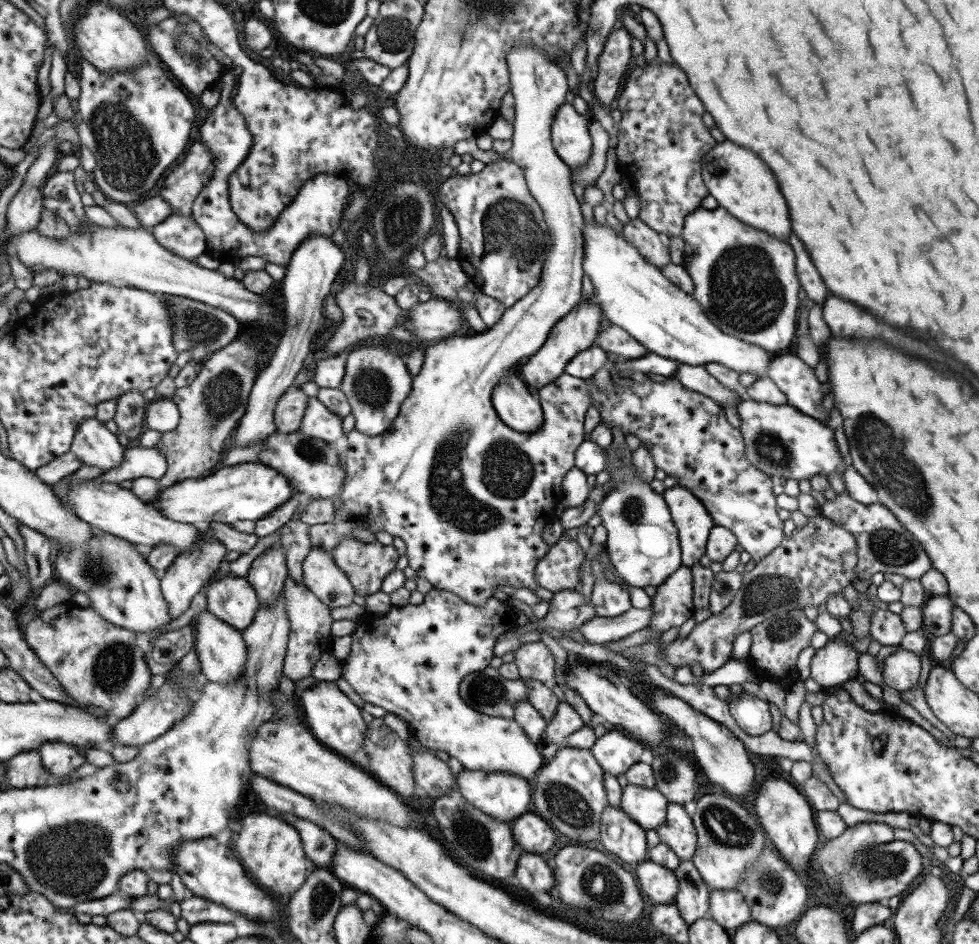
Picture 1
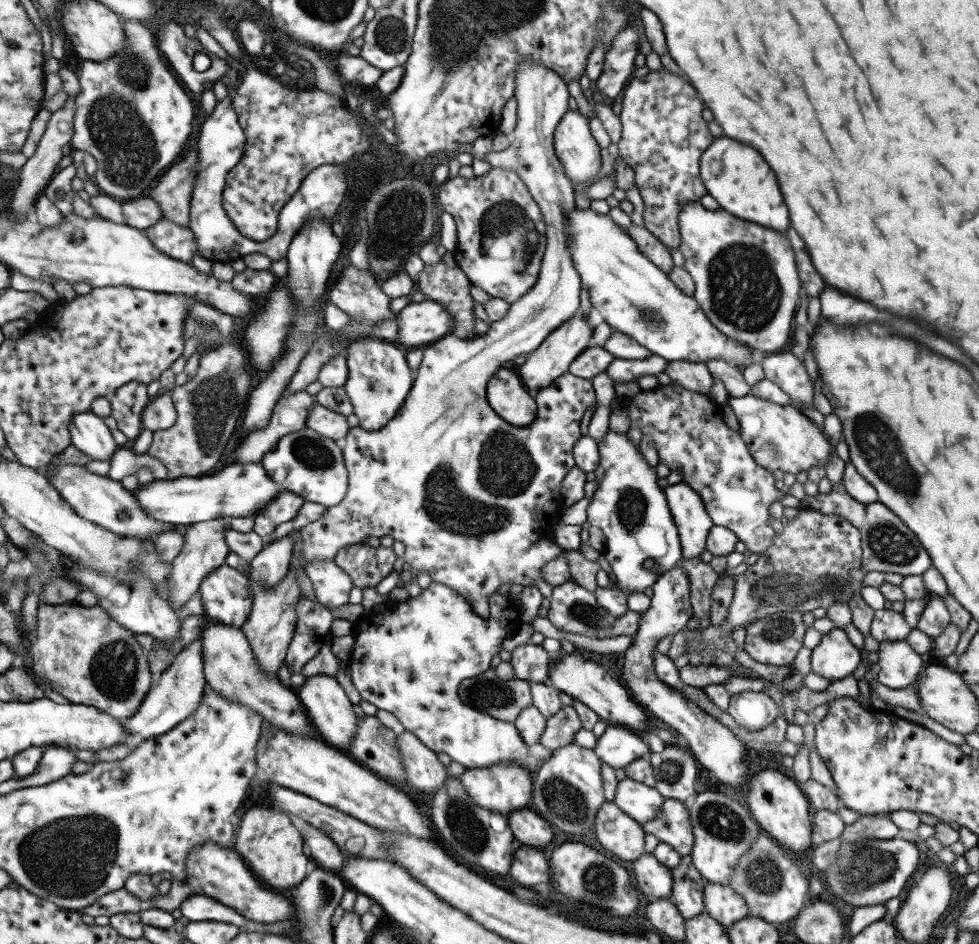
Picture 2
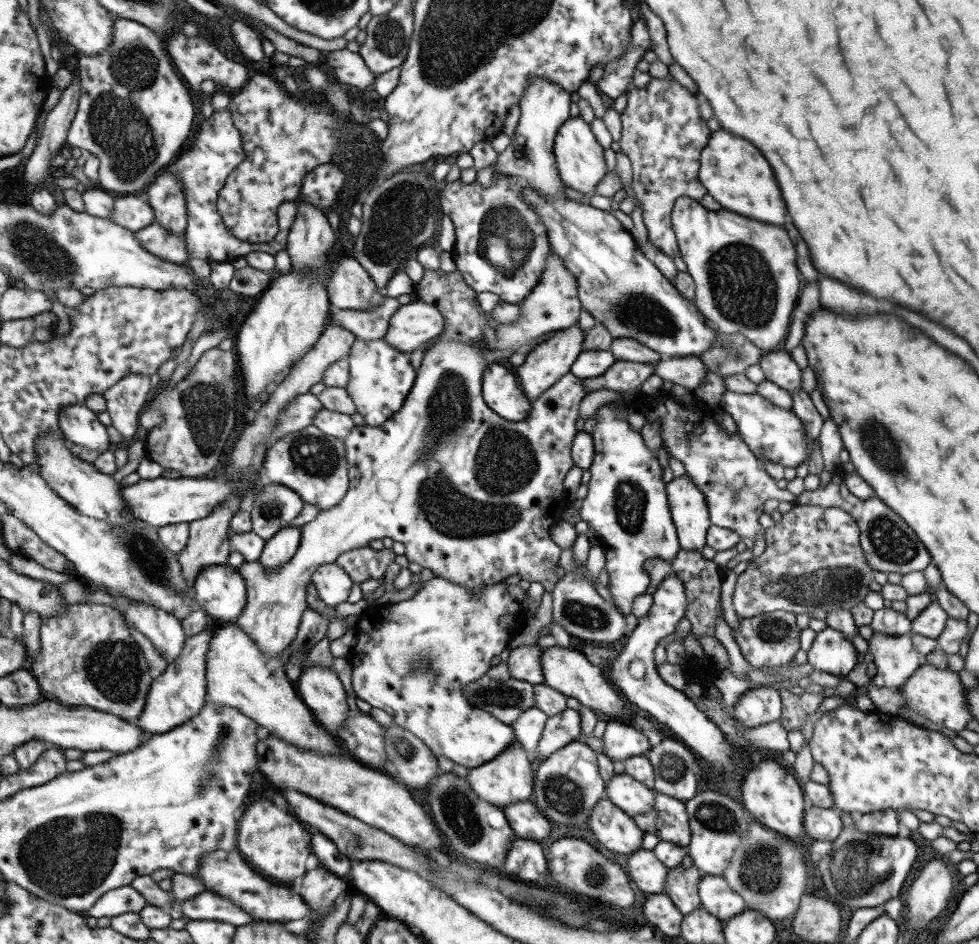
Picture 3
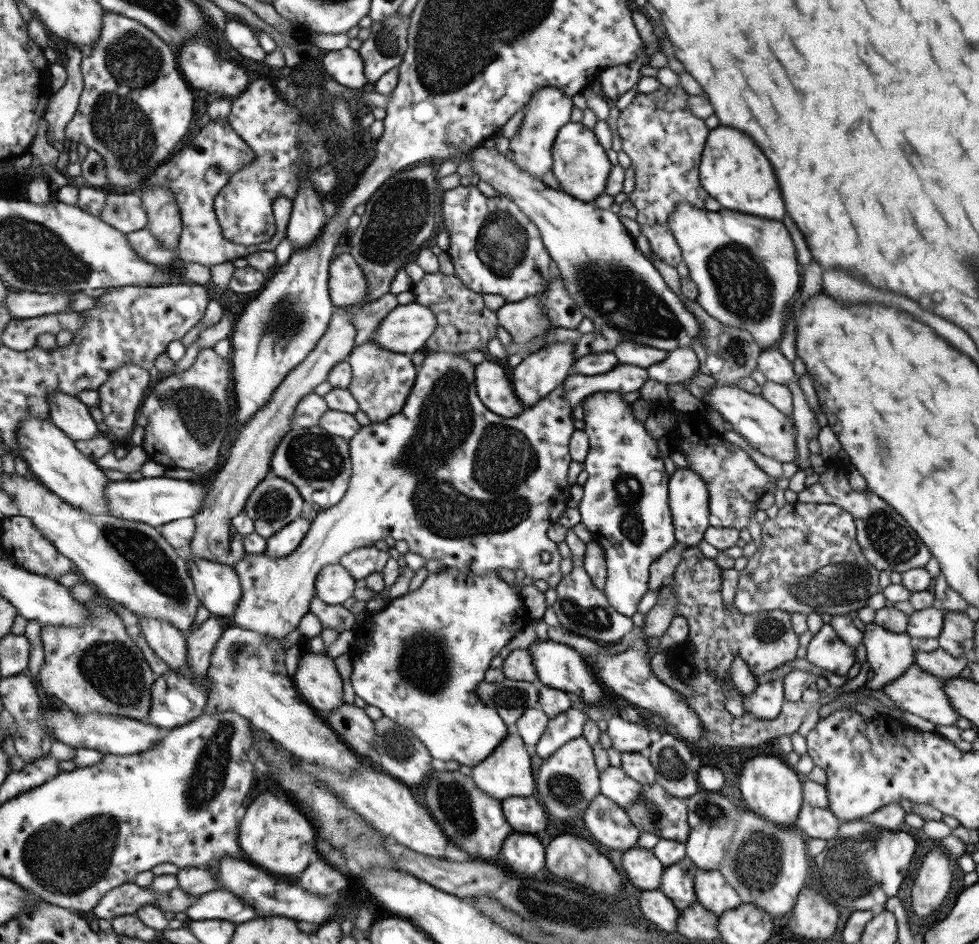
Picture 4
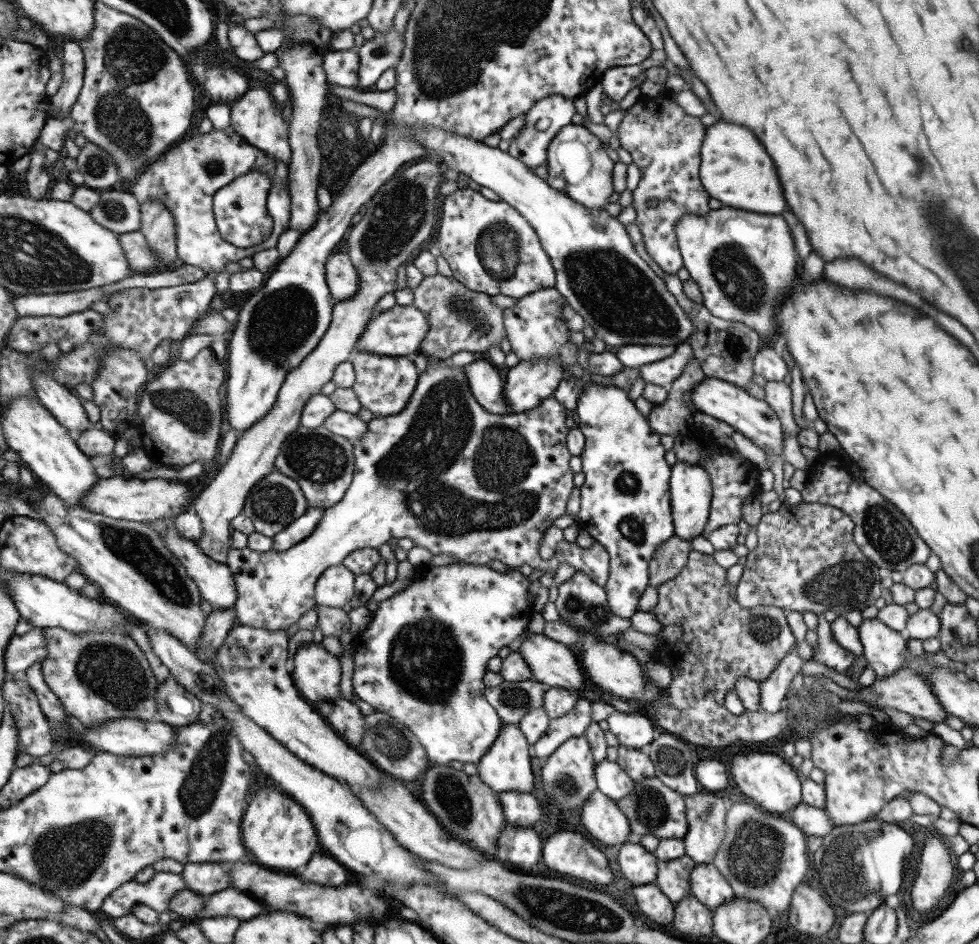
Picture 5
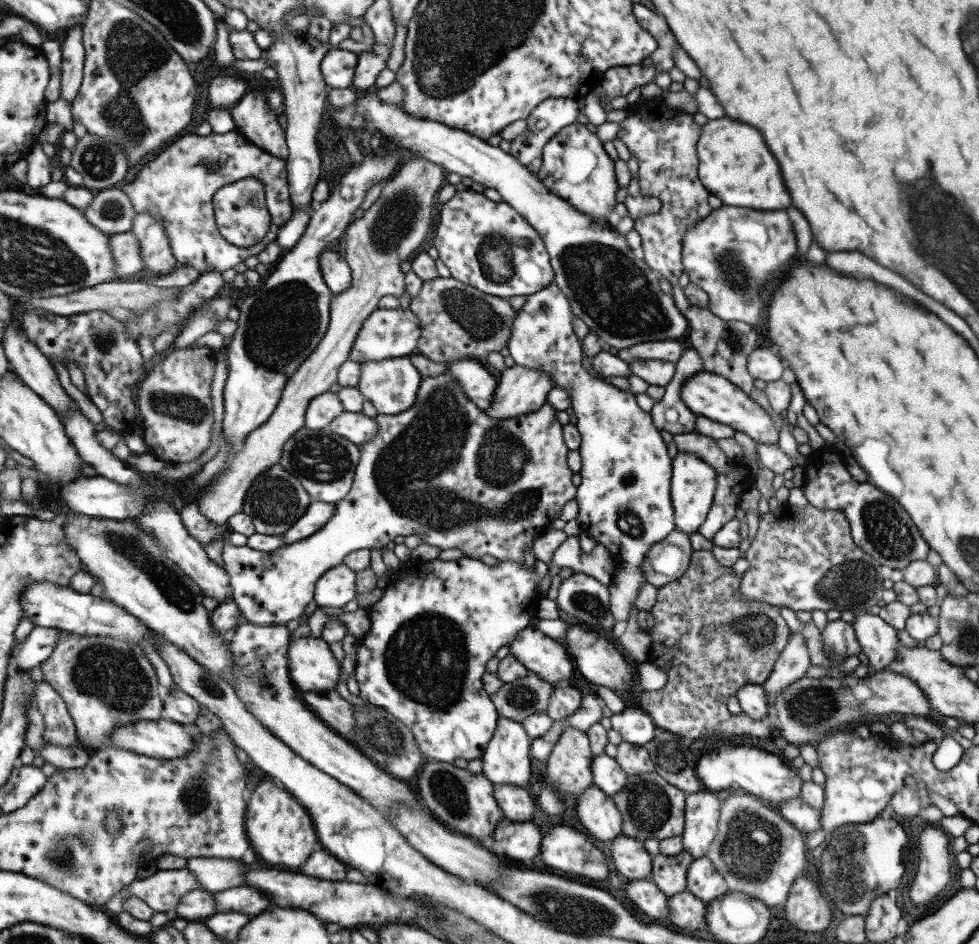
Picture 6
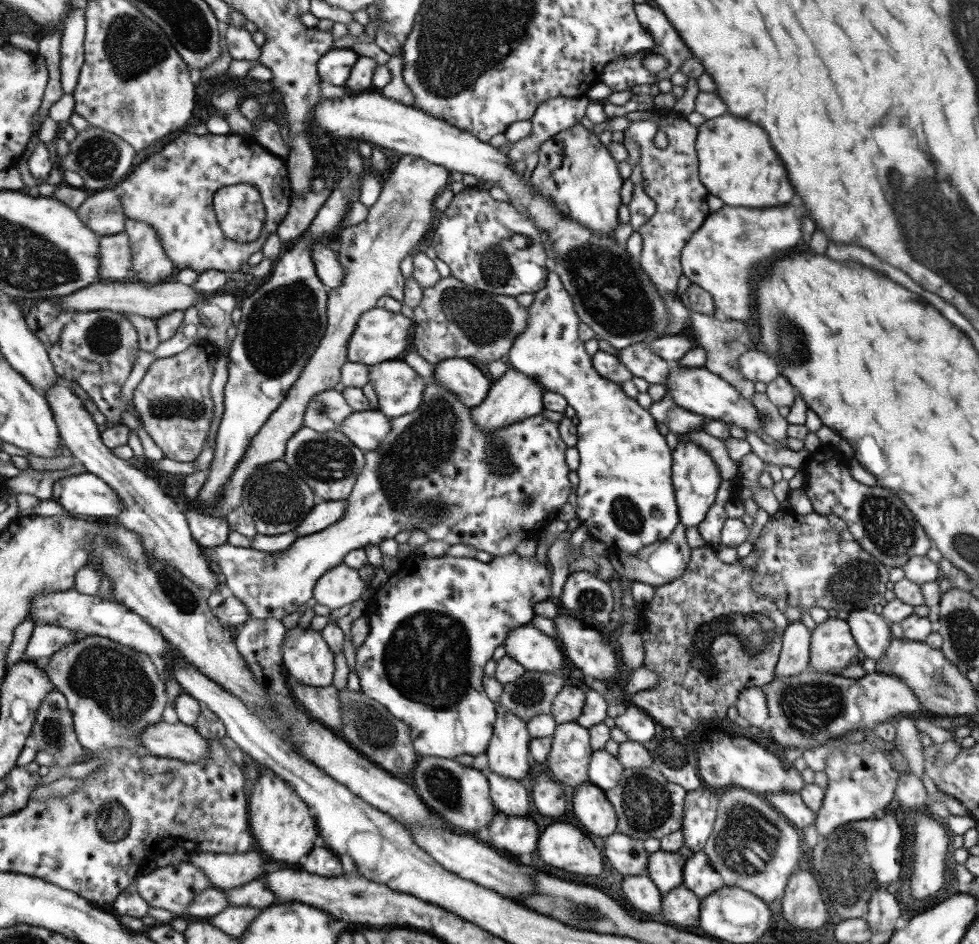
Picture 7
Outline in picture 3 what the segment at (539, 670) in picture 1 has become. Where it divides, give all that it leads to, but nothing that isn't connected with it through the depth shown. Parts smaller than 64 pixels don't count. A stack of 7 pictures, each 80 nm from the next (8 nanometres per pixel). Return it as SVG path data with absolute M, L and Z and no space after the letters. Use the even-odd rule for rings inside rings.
M521 646L509 652L506 666L510 678L530 682L532 685L543 682L541 674L541 654L539 646Z

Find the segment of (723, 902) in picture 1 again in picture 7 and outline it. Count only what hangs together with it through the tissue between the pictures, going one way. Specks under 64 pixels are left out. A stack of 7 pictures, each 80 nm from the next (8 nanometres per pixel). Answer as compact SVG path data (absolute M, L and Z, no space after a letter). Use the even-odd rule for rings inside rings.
M701 850L691 853L682 868L682 885L700 899L724 885L720 874Z

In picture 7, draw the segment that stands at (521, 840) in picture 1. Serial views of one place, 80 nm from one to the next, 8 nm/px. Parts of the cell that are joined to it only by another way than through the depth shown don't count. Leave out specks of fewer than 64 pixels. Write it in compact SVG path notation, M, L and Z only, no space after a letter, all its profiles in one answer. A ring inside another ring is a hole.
M483 771L488 782L489 797L497 812L507 816L523 816L529 806L525 788L512 778L489 771Z

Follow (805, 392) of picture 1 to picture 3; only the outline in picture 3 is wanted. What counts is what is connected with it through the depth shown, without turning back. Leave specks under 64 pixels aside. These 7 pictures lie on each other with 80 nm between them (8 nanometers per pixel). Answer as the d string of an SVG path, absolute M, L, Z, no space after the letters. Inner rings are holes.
M763 352L758 365L763 371L764 377L782 390L786 390L790 394L793 391L803 391L799 381L801 370L787 352Z

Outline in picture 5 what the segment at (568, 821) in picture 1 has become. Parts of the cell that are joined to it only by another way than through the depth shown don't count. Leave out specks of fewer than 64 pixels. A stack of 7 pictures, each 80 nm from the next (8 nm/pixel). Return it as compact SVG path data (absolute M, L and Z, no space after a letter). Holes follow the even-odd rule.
M583 735L568 738L561 742L557 748L544 760L542 760L541 782L545 798L553 804L553 808L559 810L575 810L583 801L589 798L589 794L596 789L594 779L595 762L590 751L589 743Z

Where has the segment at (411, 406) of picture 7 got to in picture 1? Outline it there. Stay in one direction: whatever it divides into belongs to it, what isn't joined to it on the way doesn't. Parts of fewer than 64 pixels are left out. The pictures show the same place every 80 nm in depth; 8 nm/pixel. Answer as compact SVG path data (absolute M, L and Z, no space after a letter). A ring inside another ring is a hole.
M365 345L347 349L344 357L344 375L339 389L345 395L350 413L354 416L354 428L367 436L381 434L397 416L403 399L411 390L412 377L407 372L404 359L389 349Z

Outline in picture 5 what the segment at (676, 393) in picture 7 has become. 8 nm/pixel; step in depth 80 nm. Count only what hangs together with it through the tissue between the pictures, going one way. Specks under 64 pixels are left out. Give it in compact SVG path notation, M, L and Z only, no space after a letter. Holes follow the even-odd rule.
M711 377L702 378L689 392L690 400L697 411L732 426L734 432L743 434L765 453L769 451L781 457L783 429L775 411L764 400L753 398L746 390L734 384Z

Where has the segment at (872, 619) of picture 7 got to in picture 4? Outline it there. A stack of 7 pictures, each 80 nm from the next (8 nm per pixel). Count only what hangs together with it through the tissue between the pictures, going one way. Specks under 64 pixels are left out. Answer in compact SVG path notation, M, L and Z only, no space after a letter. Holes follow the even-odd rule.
M871 622L864 626L860 643L865 647L870 666L865 688L880 689L915 664L915 650L905 632L894 633Z

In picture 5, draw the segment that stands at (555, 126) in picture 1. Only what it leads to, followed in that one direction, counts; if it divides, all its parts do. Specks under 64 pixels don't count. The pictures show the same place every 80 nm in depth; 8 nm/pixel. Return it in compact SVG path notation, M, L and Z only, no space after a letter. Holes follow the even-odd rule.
M569 123L562 126L546 148L547 178L545 183L567 195L587 209L605 209L607 198L613 194L612 167L604 146L595 135L581 125Z

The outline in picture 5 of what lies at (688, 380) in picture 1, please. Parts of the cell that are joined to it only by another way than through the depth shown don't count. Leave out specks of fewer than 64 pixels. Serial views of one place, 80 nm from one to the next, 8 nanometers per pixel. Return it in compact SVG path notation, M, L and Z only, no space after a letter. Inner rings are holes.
M689 345L677 346L674 353L663 360L658 360L636 368L638 376L645 383L656 384L657 386L667 387L670 382L683 370L683 367L693 357Z

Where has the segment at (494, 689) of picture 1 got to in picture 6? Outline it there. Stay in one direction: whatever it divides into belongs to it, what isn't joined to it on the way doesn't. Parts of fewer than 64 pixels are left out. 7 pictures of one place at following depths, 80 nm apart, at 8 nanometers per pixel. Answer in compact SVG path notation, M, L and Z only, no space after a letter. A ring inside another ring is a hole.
M528 671L524 677L502 683L499 690L489 694L489 698L498 716L520 723L535 711L544 712L554 687L555 684Z

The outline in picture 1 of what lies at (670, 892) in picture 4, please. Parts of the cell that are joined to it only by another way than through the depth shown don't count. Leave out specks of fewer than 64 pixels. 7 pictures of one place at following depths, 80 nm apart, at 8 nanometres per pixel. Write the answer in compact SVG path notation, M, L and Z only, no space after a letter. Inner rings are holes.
M690 860L681 861L673 870L677 879L677 892L674 905L679 916L687 923L708 917L709 886L703 882L700 874Z

